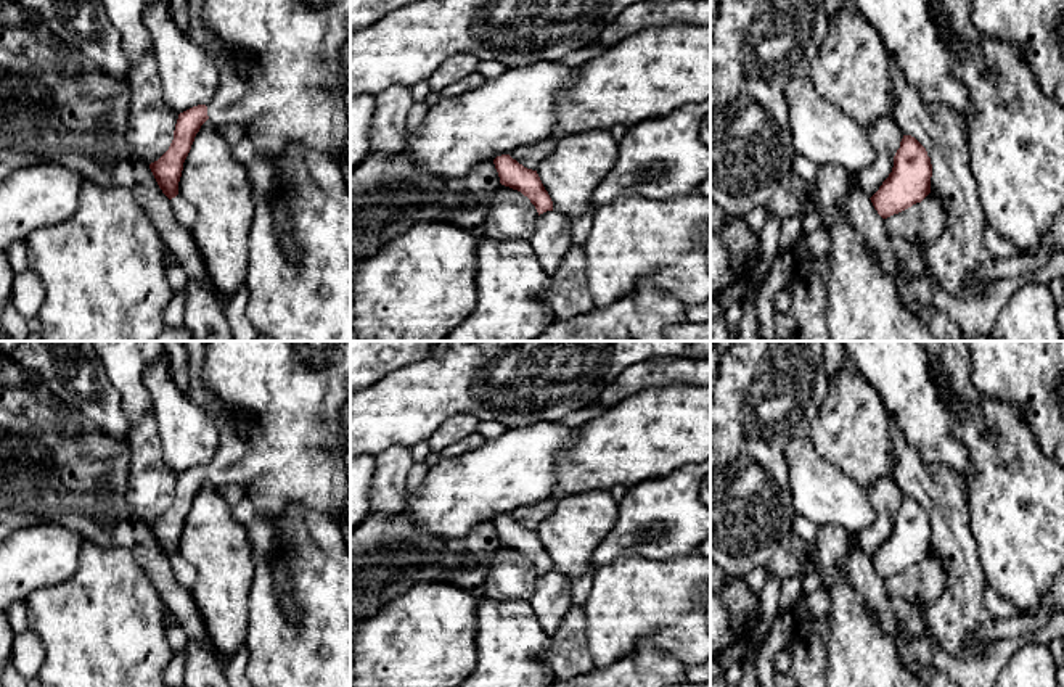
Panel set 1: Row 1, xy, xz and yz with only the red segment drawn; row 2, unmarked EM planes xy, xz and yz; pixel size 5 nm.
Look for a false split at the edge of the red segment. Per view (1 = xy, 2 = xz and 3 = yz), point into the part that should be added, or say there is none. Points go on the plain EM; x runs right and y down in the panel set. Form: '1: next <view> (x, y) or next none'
1: next xy (293, 393)
2: next none
3: next none

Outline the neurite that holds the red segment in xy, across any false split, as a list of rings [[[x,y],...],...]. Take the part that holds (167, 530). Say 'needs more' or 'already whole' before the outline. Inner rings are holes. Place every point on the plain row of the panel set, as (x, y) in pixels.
needs more; [[[207,341],[203,364],[203,385],[214,394],[223,415],[233,422],[219,422],[219,449],[209,465],[198,465],[178,475],[169,510],[149,529],[172,560],[178,555],[183,523],[196,494],[209,479],[217,487],[228,484],[246,491],[248,500],[262,513],[281,513],[293,502],[329,515],[339,526],[350,512],[350,484],[346,468],[342,407],[346,383],[350,376],[350,341]]]

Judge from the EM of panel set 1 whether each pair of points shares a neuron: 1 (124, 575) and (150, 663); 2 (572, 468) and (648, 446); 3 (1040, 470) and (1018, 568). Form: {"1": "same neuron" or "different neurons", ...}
{"1": "same neuron", "2": "same neuron", "3": "same neuron"}

